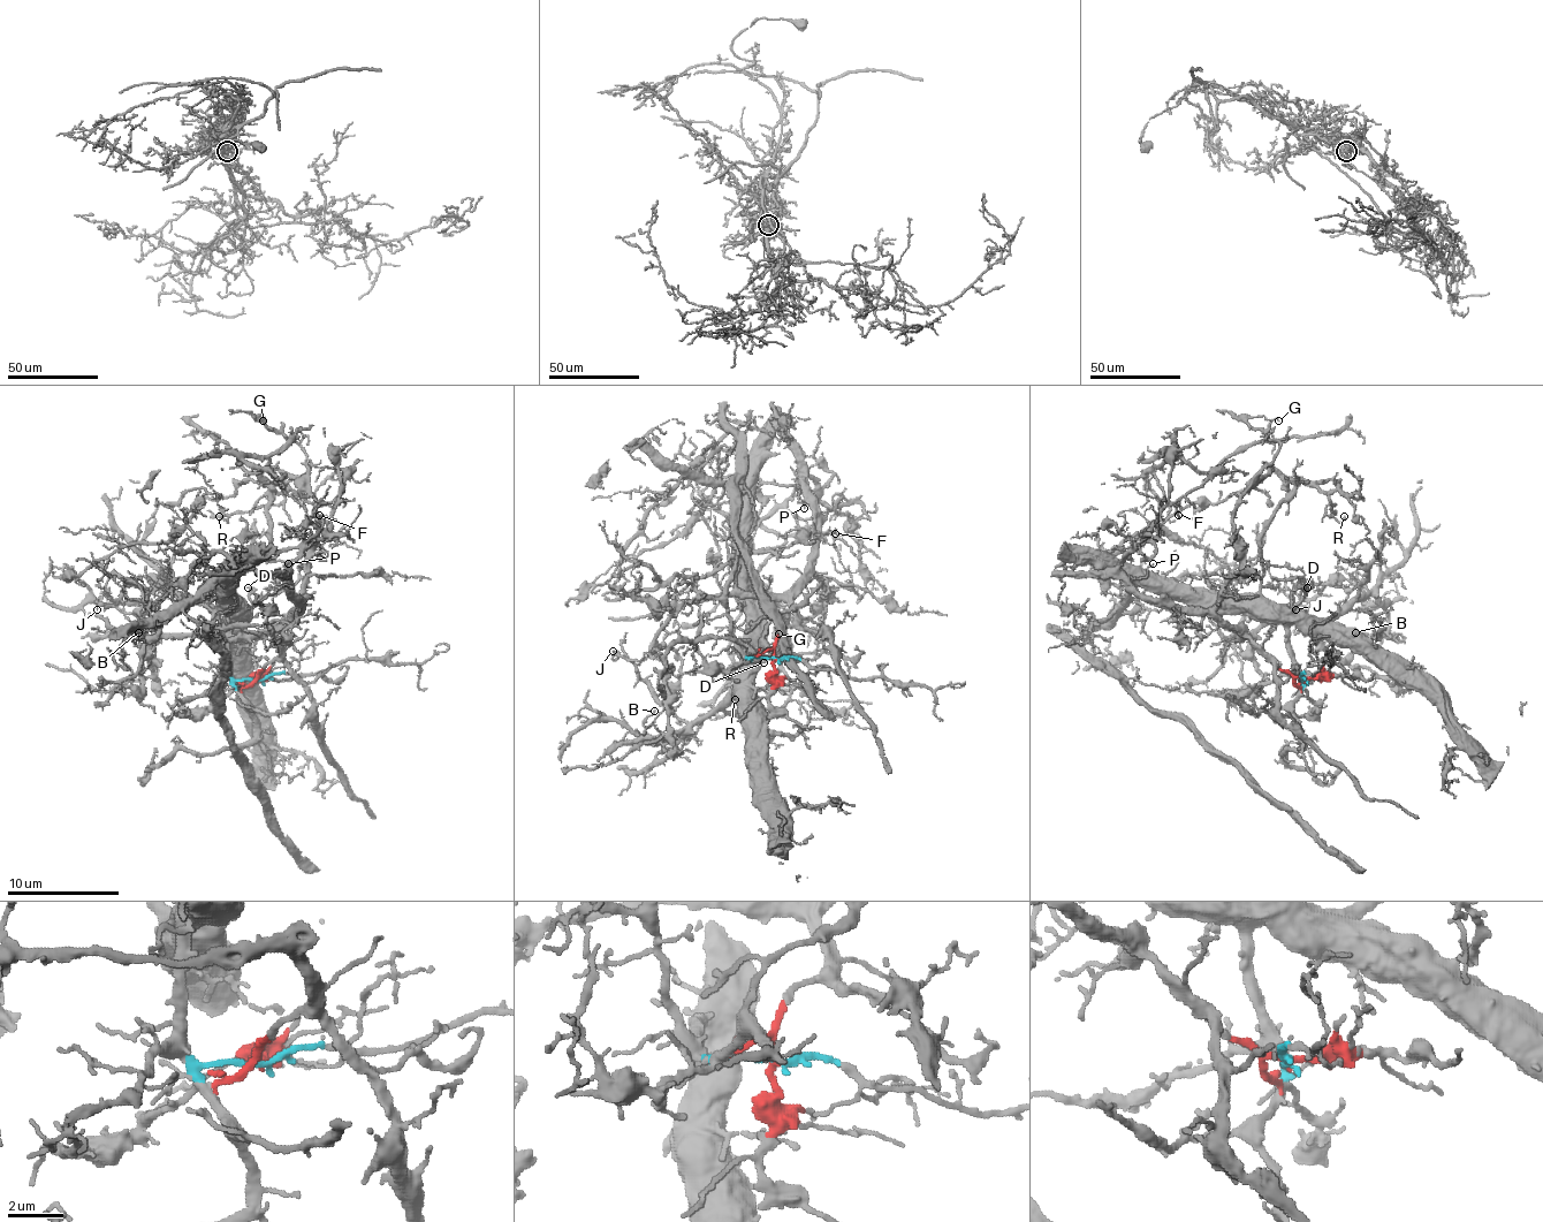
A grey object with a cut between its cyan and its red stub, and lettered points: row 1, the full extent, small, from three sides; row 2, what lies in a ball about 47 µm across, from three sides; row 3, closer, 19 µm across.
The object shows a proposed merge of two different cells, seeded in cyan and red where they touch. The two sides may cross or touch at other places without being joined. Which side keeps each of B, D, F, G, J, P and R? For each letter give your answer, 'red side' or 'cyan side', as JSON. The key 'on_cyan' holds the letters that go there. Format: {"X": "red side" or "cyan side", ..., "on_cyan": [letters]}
{"B": "cyan side", "D": "cyan side", "F": "red side", "G": "red side", "J": "red side", "P": "red side", "R": "red side", "on_cyan": ["B", "D"]}

